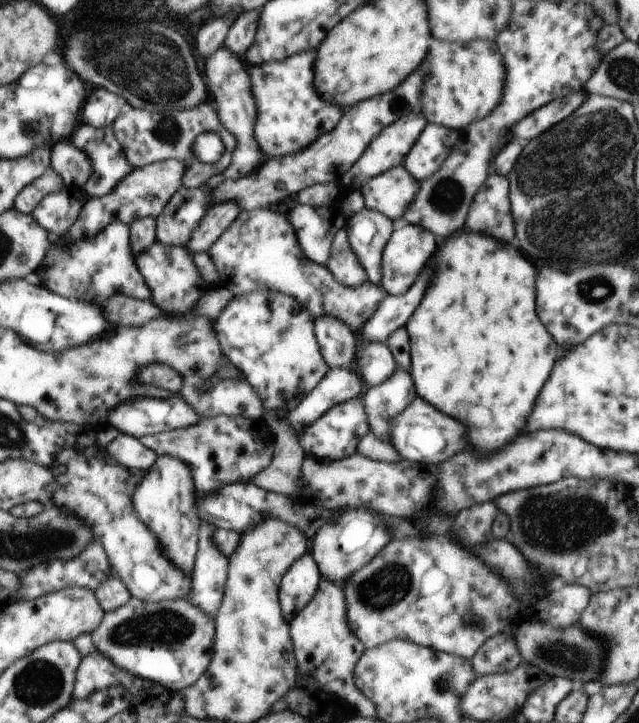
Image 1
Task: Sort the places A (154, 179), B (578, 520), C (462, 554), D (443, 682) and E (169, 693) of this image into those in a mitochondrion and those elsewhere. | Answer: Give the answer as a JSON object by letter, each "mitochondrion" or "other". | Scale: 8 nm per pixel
{"A":"other","B":"mitochondrion","C":"other","D":"mitochondrion","E":"other"}

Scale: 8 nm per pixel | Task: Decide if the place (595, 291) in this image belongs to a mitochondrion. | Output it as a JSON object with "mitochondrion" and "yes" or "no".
{"mitochondrion":"yes"}

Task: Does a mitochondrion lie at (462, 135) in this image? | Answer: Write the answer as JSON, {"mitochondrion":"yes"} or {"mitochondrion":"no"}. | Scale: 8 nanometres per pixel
{"mitochondrion":"no"}

